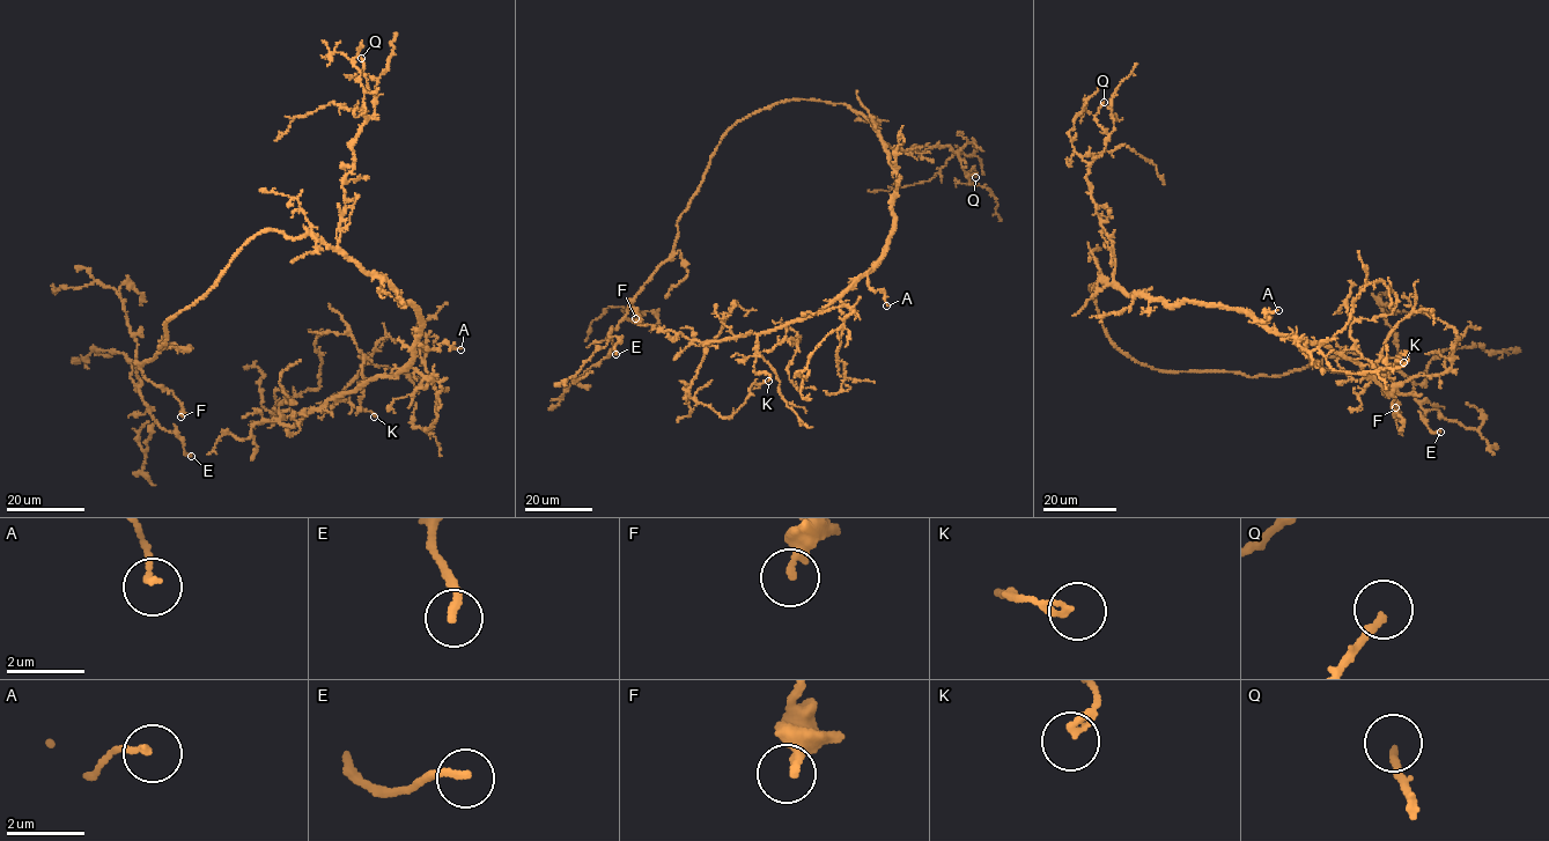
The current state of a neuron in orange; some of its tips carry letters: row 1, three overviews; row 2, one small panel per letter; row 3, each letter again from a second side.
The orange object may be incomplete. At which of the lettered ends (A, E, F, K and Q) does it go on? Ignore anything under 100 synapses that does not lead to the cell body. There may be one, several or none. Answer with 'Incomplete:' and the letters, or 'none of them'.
Incomplete: none of them

